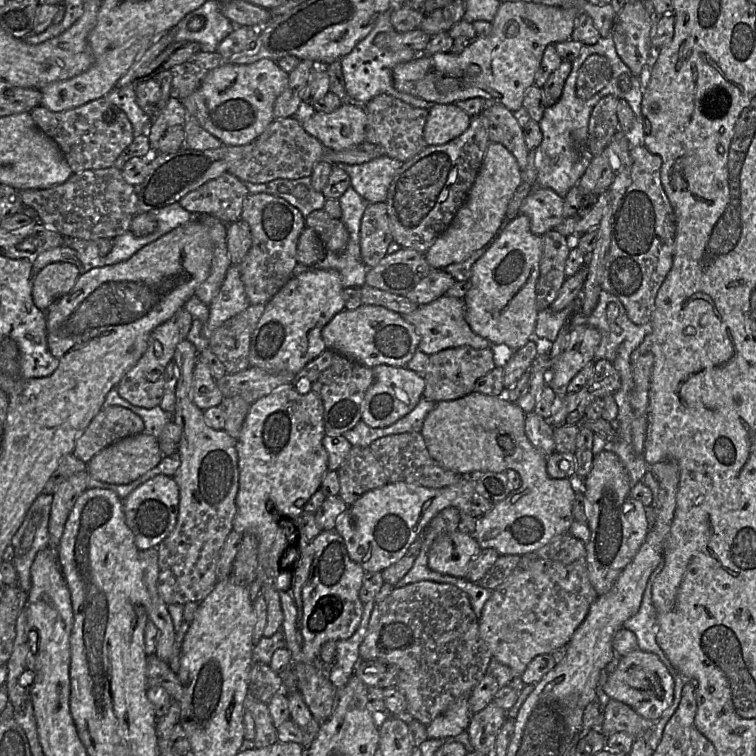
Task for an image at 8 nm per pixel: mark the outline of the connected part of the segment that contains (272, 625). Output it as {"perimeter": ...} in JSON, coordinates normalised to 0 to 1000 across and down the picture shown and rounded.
{"perimeter":[[[377,508],[331,536],[313,581],[316,646],[311,660],[313,677],[307,700],[320,708],[335,706],[341,716],[340,763],[345,771],[345,786],[353,799],[353,825],[348,837],[349,843],[358,843],[373,832],[376,812],[365,771],[370,758],[370,739],[380,721],[386,720],[384,710],[393,700],[393,694],[388,689],[402,679],[402,669],[423,647],[426,635],[434,623],[434,601],[426,587],[431,575],[427,546],[427,530],[421,520],[410,516],[398,521],[388,513],[386,508]]]}

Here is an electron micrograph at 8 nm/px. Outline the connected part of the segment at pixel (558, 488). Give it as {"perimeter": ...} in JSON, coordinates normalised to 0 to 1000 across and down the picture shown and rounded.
{"perimeter":[[[623,519],[619,522],[577,533],[563,550],[557,574],[569,603],[586,619],[601,626],[630,631],[640,624],[680,622],[689,631],[689,642],[667,661],[655,667],[632,690],[628,713],[636,726],[652,725],[661,734],[694,734],[708,730],[738,709],[751,705],[757,690],[757,669],[763,651],[759,634],[733,634],[724,627],[724,604],[708,593],[694,573],[693,544],[668,524],[646,524]]]}

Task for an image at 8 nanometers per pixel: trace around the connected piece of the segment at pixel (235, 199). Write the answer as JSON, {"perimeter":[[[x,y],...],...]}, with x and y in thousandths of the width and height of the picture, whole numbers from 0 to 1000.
{"perimeter":[[[299,228],[249,255],[235,269],[255,284],[276,283],[304,296],[319,290],[329,257],[317,237]]]}

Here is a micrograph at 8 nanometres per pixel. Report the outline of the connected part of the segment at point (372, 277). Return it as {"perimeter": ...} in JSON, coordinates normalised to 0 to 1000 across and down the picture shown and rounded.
{"perimeter":[[[530,328],[512,336],[484,362],[484,376],[528,392],[537,392],[571,354],[562,336],[548,329]]]}

